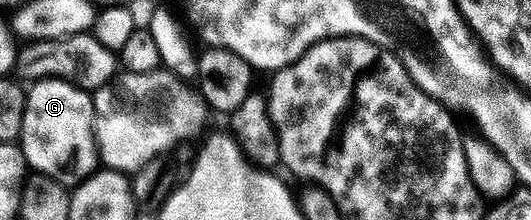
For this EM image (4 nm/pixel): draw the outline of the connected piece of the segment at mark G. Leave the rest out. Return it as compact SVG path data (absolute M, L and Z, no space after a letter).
M43 78L27 85L18 143L33 173L75 186L98 168L96 132L92 129L92 97L69 80Z

